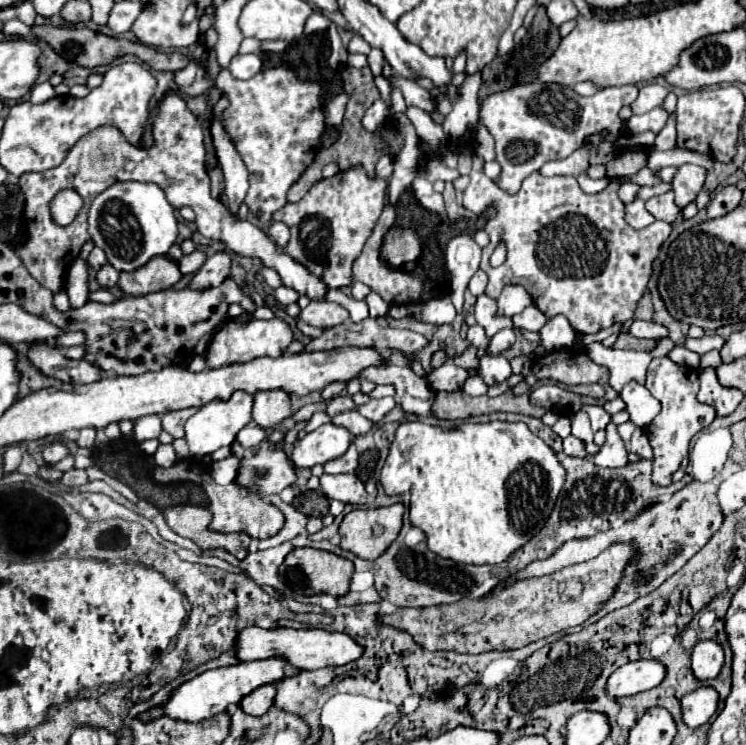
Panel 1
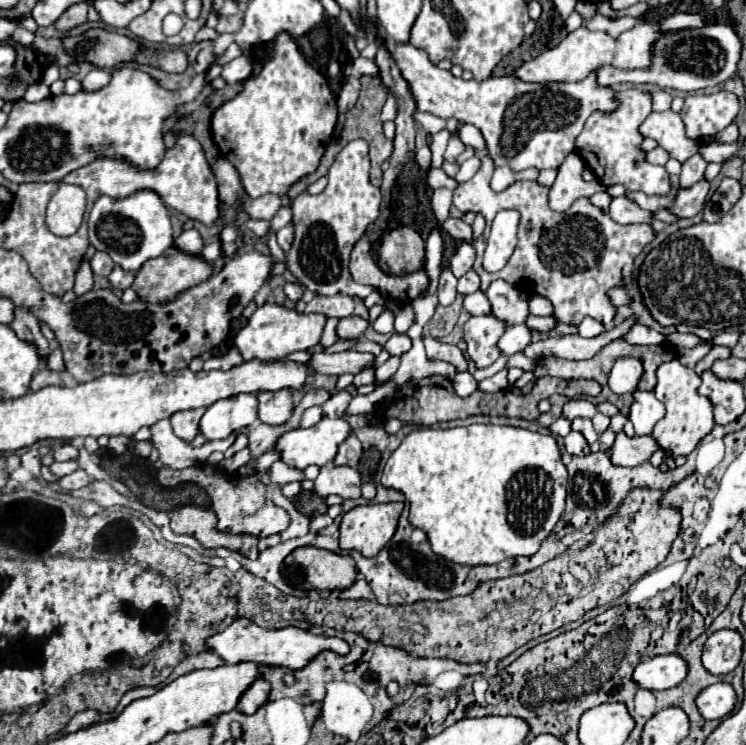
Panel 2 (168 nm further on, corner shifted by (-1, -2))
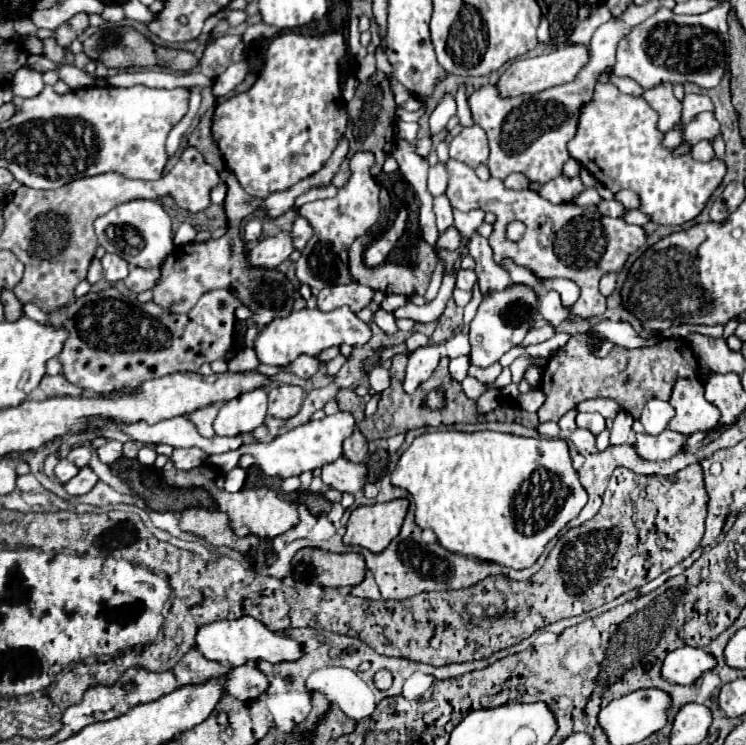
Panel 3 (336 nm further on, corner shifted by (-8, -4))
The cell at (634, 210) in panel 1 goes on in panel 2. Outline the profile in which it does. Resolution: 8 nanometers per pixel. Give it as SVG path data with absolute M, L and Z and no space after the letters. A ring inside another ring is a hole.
M625 196L613 198L607 208L607 214L609 214L609 218L613 218L619 224L641 224L641 222L651 224L653 222L651 212L641 210L635 202L627 200Z

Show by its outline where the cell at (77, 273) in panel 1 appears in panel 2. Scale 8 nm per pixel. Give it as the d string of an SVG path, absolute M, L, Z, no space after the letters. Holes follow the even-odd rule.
M83 260L83 262L81 262L81 266L79 266L79 270L77 270L77 276L75 276L73 292L75 292L77 296L81 296L81 294L89 292L91 288L93 288L93 270L91 270L89 262L87 262L87 260Z

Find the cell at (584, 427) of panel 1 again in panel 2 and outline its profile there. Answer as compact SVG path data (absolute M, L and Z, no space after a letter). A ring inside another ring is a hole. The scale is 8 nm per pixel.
M575 418L575 420L571 420L571 430L581 432L581 434L587 438L589 444L593 444L593 442L599 438L597 432L593 430L593 424L591 424L589 418Z

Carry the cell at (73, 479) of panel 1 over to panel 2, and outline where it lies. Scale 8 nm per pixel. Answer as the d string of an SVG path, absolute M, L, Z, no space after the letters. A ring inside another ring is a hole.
M75 470L73 474L67 474L67 476L63 476L61 480L59 480L59 486L63 488L63 490L67 490L67 492L71 492L71 490L79 490L79 488L83 488L83 486L87 486L91 482L91 476L85 472L85 470Z

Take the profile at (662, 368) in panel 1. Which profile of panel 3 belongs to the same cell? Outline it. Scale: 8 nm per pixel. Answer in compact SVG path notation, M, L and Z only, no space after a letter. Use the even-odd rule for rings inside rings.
M678 378L672 386L670 404L676 414L668 428L684 436L710 432L720 420L720 410L704 398L704 382L700 378Z

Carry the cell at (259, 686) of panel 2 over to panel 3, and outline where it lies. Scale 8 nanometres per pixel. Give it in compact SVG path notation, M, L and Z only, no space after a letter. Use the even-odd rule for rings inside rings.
M254 662L244 664L240 668L232 668L224 676L224 680L228 680L228 694L246 704L256 702L270 686L266 676L256 668Z

